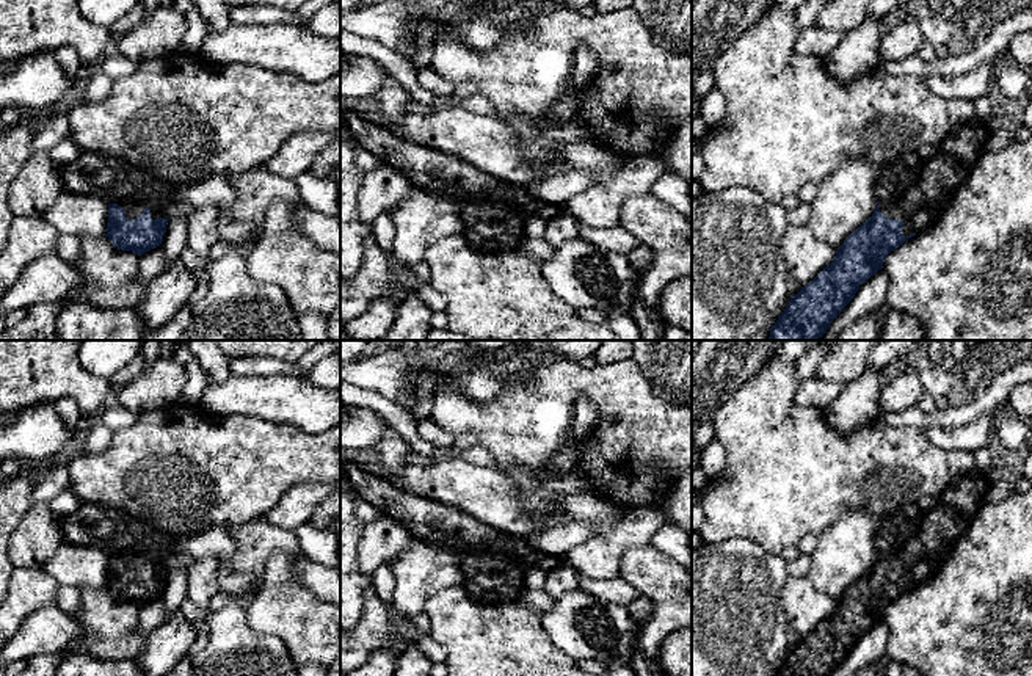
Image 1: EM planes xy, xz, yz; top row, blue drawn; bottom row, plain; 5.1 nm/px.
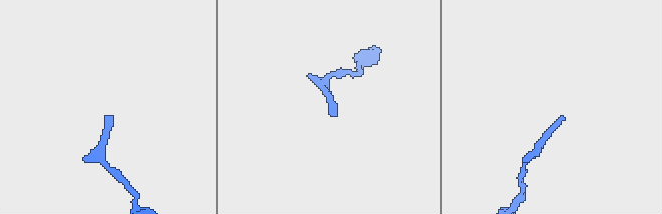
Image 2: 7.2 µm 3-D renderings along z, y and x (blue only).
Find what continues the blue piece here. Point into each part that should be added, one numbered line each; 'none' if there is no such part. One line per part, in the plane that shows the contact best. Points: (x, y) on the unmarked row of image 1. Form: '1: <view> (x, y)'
1: xy (159, 560)

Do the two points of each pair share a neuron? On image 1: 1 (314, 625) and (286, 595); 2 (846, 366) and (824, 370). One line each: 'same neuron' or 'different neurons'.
1: same neuron
2: same neuron

